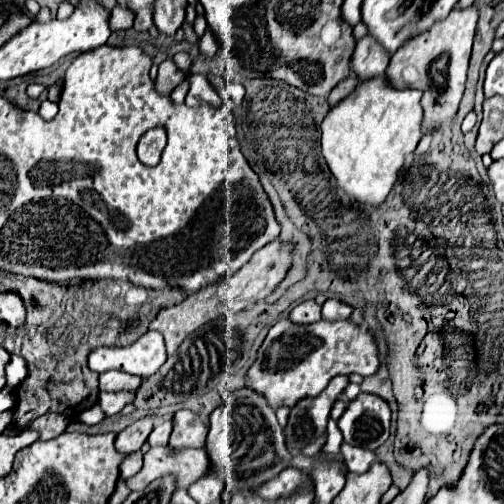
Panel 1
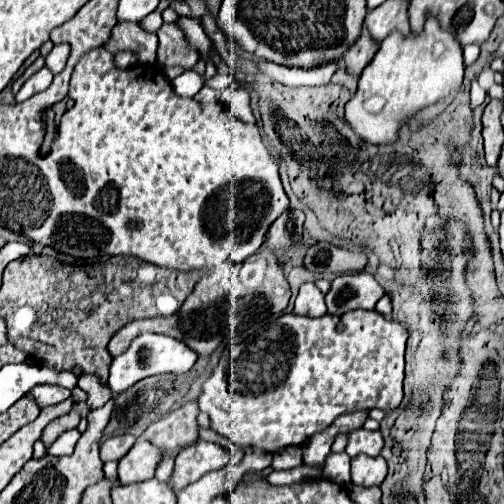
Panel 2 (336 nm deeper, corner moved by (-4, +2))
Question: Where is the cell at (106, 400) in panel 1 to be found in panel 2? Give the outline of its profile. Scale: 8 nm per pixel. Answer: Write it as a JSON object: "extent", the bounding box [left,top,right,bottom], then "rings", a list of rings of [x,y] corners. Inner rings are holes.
{"extent":[47,430,79,456],"rings":[[[71,430],[71,432],[63,432],[55,442],[53,446],[47,448],[47,454],[51,456],[71,456],[73,450],[75,450],[75,444],[79,440],[79,432],[77,430]]]}

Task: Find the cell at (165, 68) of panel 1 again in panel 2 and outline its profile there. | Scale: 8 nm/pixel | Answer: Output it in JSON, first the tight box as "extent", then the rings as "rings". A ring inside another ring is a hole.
{"extent":[157,24,201,70],"rings":[[[163,24],[157,32],[159,36],[159,50],[157,50],[157,64],[161,68],[167,66],[183,66],[191,70],[197,60],[201,58],[199,50],[189,46],[185,32],[177,24]]]}

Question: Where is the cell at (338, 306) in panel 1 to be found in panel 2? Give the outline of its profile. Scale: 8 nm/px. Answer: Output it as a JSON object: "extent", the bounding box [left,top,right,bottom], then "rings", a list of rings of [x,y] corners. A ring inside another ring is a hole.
{"extent":[325,272,385,314],"rings":[[[369,272],[341,274],[331,282],[331,290],[325,296],[329,314],[345,314],[349,310],[375,310],[375,304],[385,296],[385,288]]]}

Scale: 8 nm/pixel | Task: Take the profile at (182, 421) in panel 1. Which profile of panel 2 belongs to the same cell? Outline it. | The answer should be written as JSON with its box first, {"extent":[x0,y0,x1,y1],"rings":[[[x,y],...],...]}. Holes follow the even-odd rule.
{"extent":[173,440,231,492],"rings":[[[199,440],[197,444],[185,448],[177,460],[175,460],[175,470],[173,470],[173,490],[179,492],[191,482],[197,482],[197,478],[205,476],[211,470],[225,468],[231,460],[231,452],[227,452],[221,444],[213,442],[203,442]]]}

